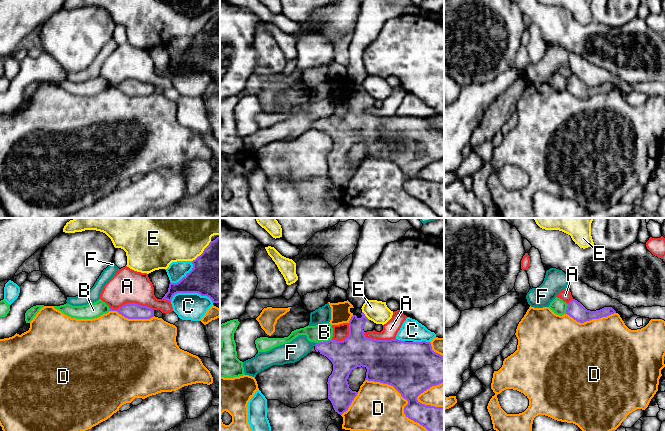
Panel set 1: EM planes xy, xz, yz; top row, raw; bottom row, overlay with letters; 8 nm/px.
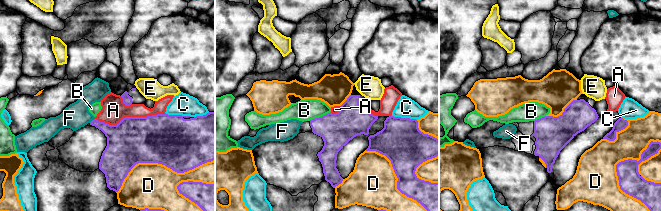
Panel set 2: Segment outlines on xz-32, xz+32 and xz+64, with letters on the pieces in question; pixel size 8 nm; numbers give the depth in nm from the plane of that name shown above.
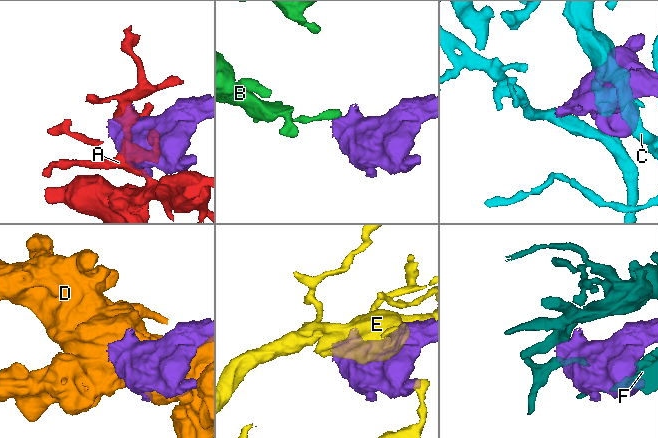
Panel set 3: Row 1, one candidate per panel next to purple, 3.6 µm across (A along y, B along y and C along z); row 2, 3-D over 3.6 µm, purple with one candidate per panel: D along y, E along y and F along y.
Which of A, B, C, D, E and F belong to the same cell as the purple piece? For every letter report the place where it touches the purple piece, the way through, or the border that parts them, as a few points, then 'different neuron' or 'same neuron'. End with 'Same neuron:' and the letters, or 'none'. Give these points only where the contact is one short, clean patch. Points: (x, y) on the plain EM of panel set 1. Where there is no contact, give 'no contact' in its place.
A: meets purple in xy at (131, 79); different neuron
B: meets purple in xz at (324, 118); border along xz (331, 114), (317, 119); different neuron
C: meets purple in xy at (191, 68); different neuron
D: meets purple in xz at (407, 180); different neuron
E: meets purple in xy at (203, 28); different neuron
F: meets purple in xz at (316, 120); different neuron
Same neuron: none

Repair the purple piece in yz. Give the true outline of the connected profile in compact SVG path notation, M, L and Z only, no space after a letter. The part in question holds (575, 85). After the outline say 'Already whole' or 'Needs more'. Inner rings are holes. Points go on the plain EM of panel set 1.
M572 75L567 82L566 90L572 93L574 96L580 99L590 97L592 95L599 95L607 93L616 89L612 83L604 83L600 86L590 87L587 86L580 78Z. Already whole

